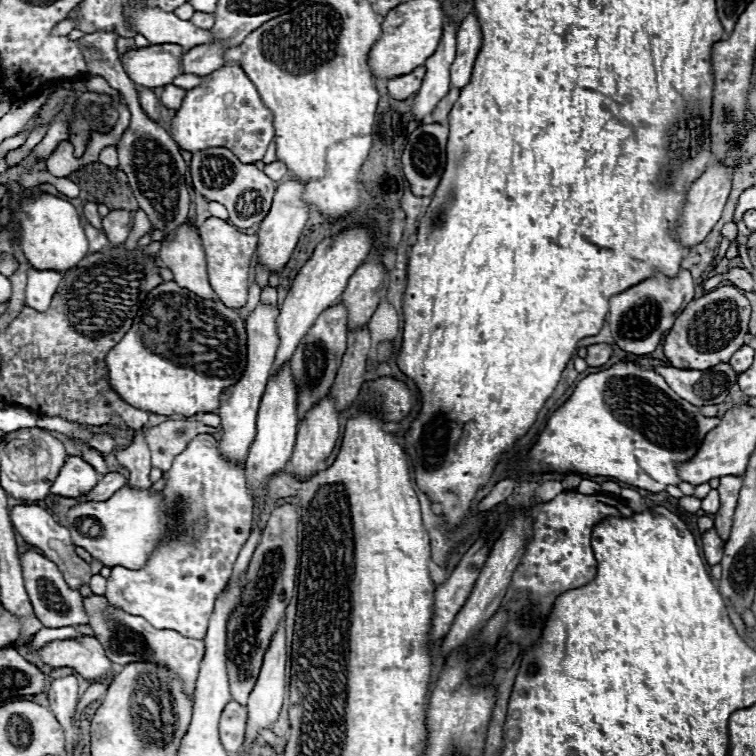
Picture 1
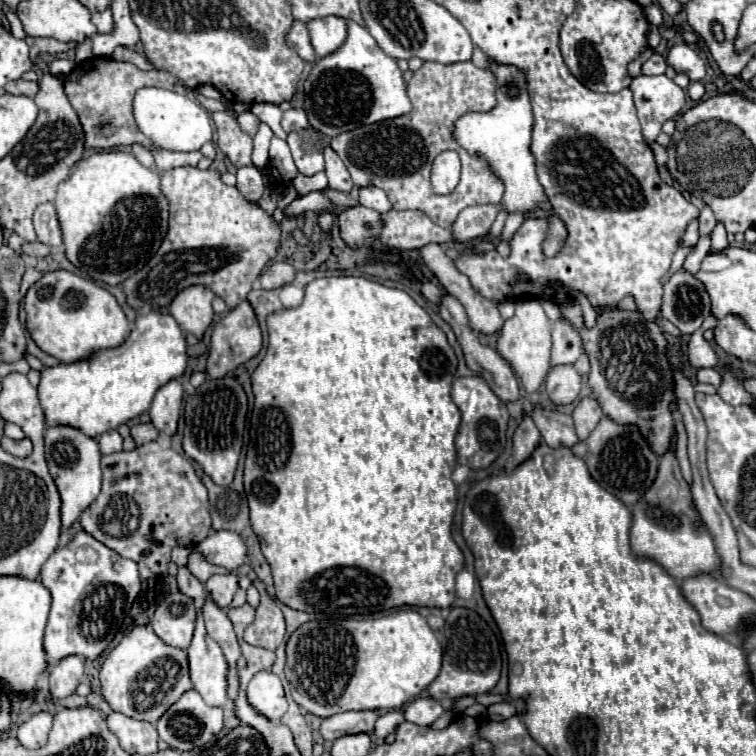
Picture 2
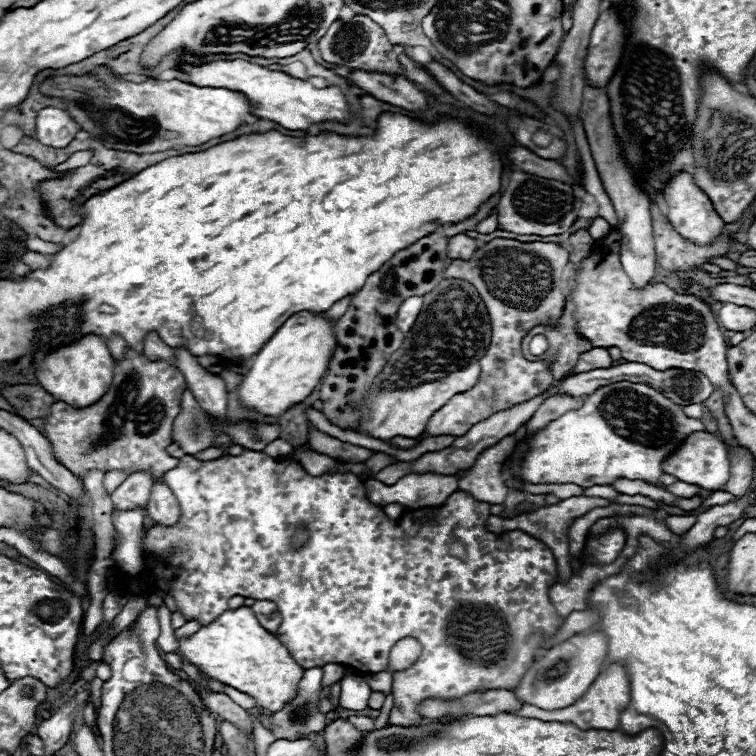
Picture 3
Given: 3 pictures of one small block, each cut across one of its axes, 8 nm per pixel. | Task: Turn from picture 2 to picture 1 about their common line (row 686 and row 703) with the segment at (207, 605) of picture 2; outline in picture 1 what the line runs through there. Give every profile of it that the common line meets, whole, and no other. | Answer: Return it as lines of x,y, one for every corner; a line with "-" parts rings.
228,702
220,718
220,738
230,754
238,754
244,744
244,728
246,728
246,708
238,702

